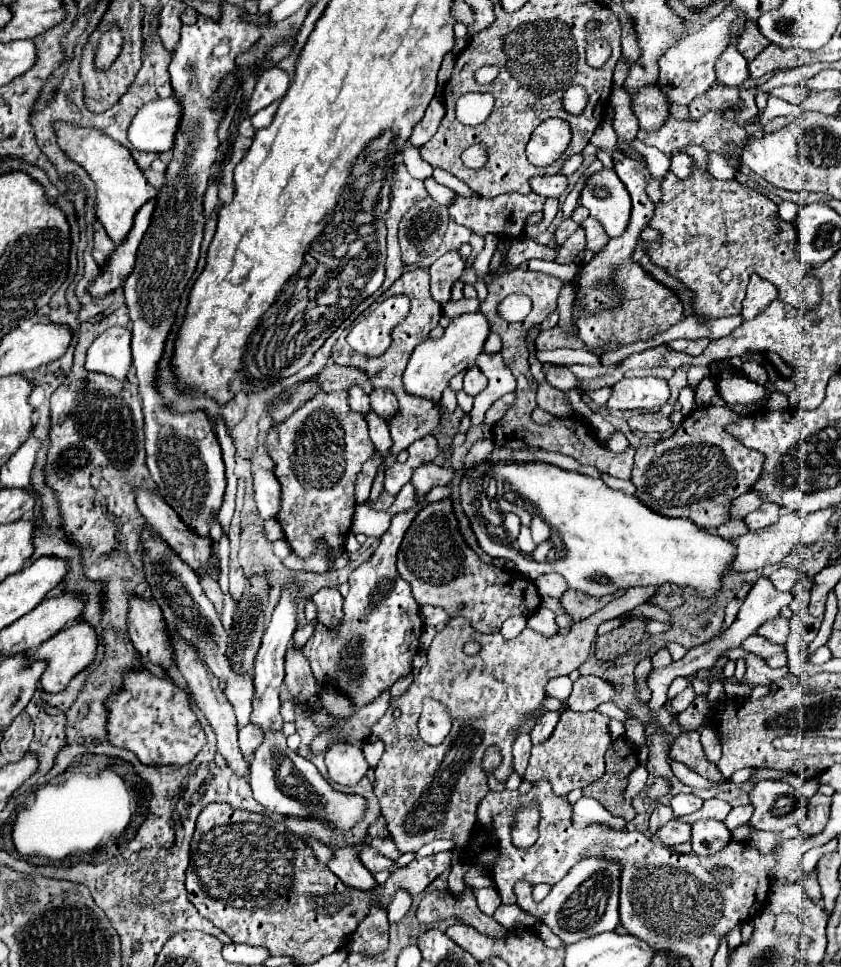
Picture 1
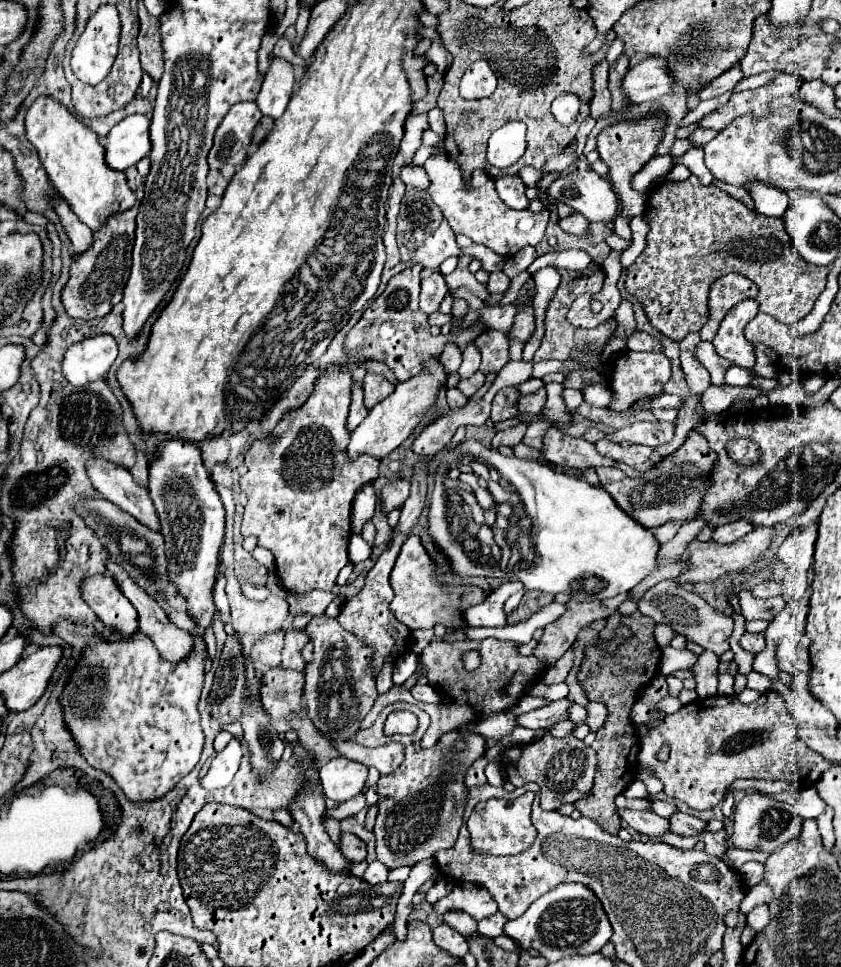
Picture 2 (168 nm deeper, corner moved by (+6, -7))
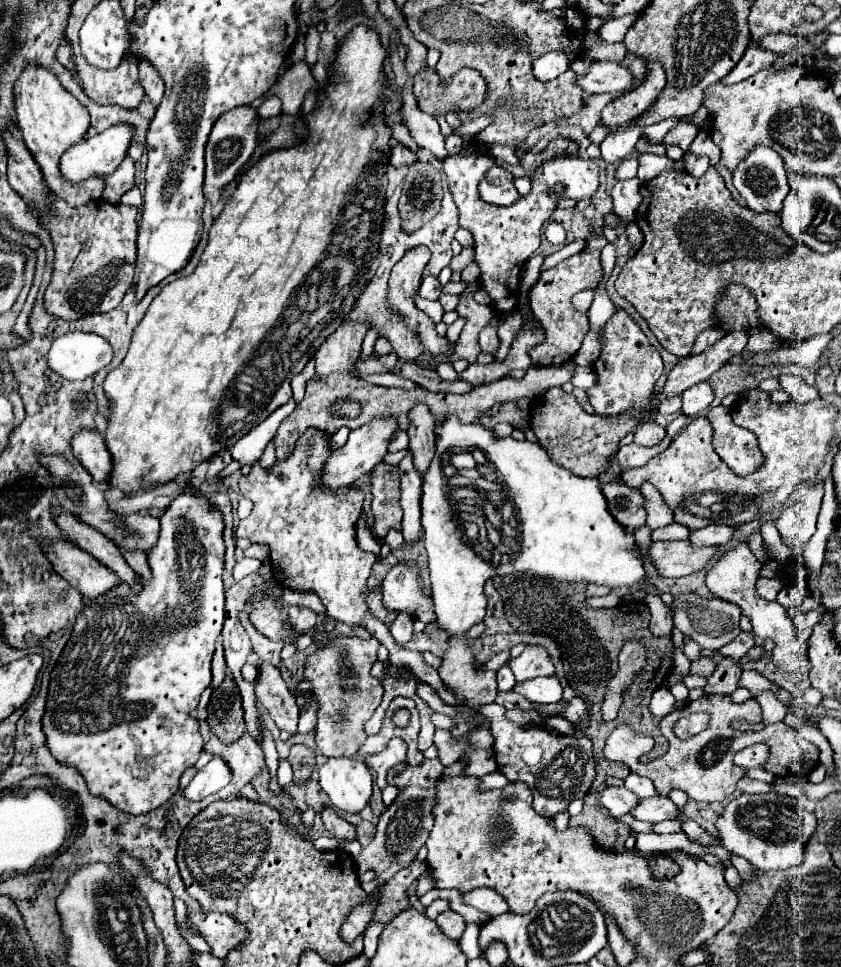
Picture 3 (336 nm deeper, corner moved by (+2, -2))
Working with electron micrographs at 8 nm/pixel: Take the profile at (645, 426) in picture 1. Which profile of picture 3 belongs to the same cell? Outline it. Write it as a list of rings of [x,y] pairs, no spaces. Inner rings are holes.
[[[645,422],[645,424],[639,424],[637,430],[635,430],[635,444],[639,446],[645,446],[645,448],[651,448],[651,446],[657,446],[663,438],[665,438],[665,428],[655,424],[655,422]]]

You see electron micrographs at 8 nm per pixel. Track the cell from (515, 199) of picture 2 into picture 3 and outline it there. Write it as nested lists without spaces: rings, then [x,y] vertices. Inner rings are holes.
[[[499,166],[489,168],[483,180],[479,182],[479,196],[481,200],[493,206],[513,204],[519,196],[519,192],[513,186],[513,174],[509,174],[505,168]]]

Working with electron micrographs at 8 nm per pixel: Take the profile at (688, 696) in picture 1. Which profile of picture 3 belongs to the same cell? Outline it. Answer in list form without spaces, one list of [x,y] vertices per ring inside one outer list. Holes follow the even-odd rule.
[[[661,686],[661,688],[657,688],[655,692],[653,692],[653,698],[651,698],[651,714],[655,716],[655,718],[663,718],[663,716],[667,716],[671,710],[673,710],[673,704],[675,704],[675,698],[673,698],[673,694],[669,692],[669,688],[667,686]]]

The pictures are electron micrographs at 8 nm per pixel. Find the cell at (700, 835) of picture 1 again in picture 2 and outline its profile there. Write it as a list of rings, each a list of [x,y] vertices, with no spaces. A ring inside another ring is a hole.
[[[677,813],[677,817],[671,817],[671,829],[673,833],[681,835],[681,837],[695,837],[695,835],[701,835],[705,833],[705,821],[703,819],[697,819],[693,815],[685,815],[685,813]]]

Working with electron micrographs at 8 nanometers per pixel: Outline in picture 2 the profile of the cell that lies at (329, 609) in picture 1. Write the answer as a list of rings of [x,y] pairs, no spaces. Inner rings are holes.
[[[325,613],[311,617],[305,633],[315,645],[313,661],[305,667],[303,697],[307,703],[307,715],[329,741],[353,739],[363,717],[371,711],[377,699],[375,679],[365,673],[365,665],[369,665],[369,649],[365,649],[353,633],[341,629],[337,619],[329,619]]]

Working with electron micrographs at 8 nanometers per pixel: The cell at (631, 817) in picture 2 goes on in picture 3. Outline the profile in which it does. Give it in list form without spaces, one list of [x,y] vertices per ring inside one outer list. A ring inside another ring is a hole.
[[[611,786],[611,788],[605,788],[601,792],[601,804],[609,810],[611,816],[619,818],[623,814],[629,814],[633,804],[637,804],[637,796],[633,792],[629,792],[625,786]]]

